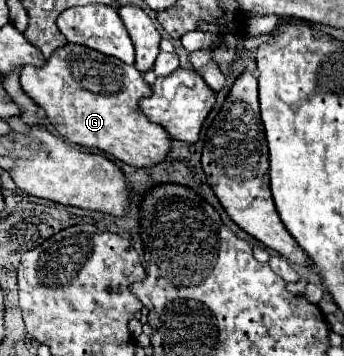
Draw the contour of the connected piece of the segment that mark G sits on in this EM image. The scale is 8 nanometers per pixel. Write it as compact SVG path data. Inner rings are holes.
M67 43L65 47L57 49L57 53L53 53L53 57L45 63L43 69L37 69L33 65L27 65L25 69L21 69L21 87L39 107L45 109L53 127L67 141L71 141L75 145L99 149L99 151L113 155L119 161L139 167L139 169L153 167L153 165L165 161L167 153L171 151L169 133L161 125L151 123L139 109L139 99L147 97L151 93L151 87L143 81L143 75L135 67L125 65L123 61L119 61L115 57L107 57L107 55L97 53L83 45Z

